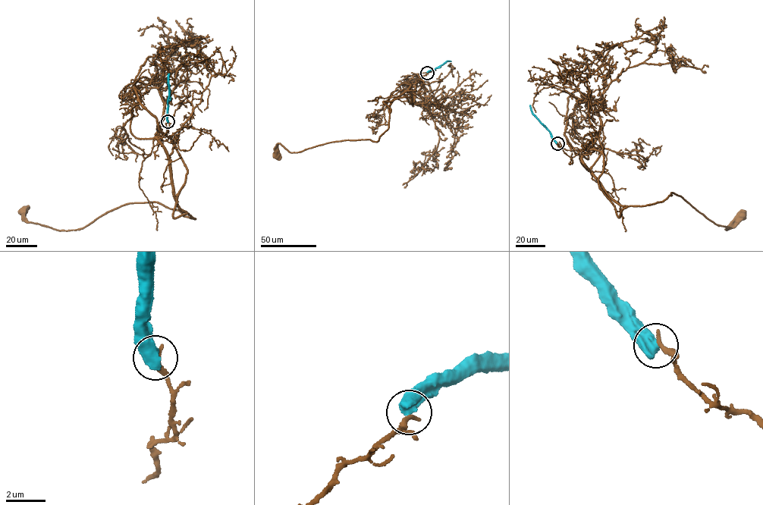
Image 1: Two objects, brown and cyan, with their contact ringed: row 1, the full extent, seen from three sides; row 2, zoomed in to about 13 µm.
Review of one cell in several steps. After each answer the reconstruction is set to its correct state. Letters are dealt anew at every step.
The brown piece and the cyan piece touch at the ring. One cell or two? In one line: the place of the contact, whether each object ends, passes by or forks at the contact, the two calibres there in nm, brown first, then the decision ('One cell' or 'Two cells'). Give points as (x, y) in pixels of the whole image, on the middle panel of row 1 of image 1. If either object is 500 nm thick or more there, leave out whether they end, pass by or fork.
Place: (427, 73). Thickness 320 nm (brown) against 700 nm. Two cells

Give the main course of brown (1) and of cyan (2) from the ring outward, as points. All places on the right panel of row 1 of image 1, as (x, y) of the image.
1: (557, 143), (579, 155), (604, 191), (621, 205), (651, 204), (672, 192), (730, 228), (726, 229), (739, 215)
2: (557, 143), (550, 132), (532, 113), (529, 105)

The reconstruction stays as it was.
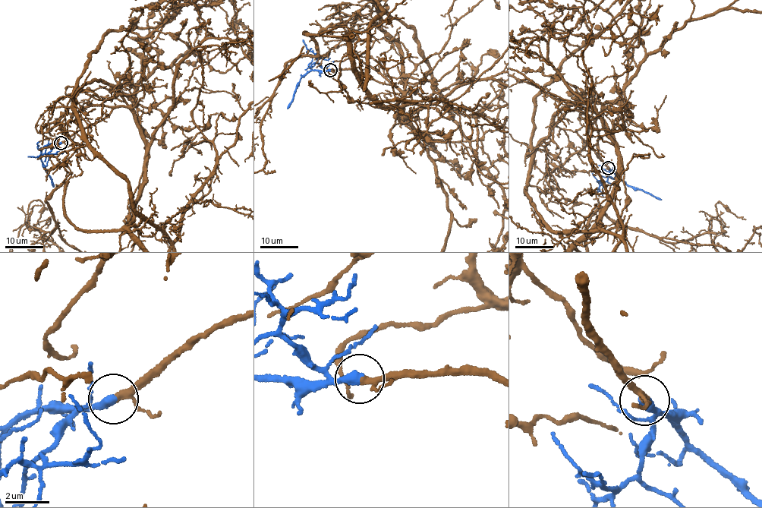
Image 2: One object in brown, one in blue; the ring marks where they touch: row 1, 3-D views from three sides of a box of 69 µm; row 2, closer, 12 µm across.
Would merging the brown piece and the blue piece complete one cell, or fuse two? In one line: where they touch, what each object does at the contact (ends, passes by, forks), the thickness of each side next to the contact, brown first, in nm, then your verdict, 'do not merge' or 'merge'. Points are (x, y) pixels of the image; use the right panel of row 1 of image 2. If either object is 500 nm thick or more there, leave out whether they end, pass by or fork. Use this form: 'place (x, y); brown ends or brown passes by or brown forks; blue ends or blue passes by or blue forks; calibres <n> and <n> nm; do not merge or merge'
place (608, 168); brown passes by; blue ends; calibres 240 and 400 nm; merge

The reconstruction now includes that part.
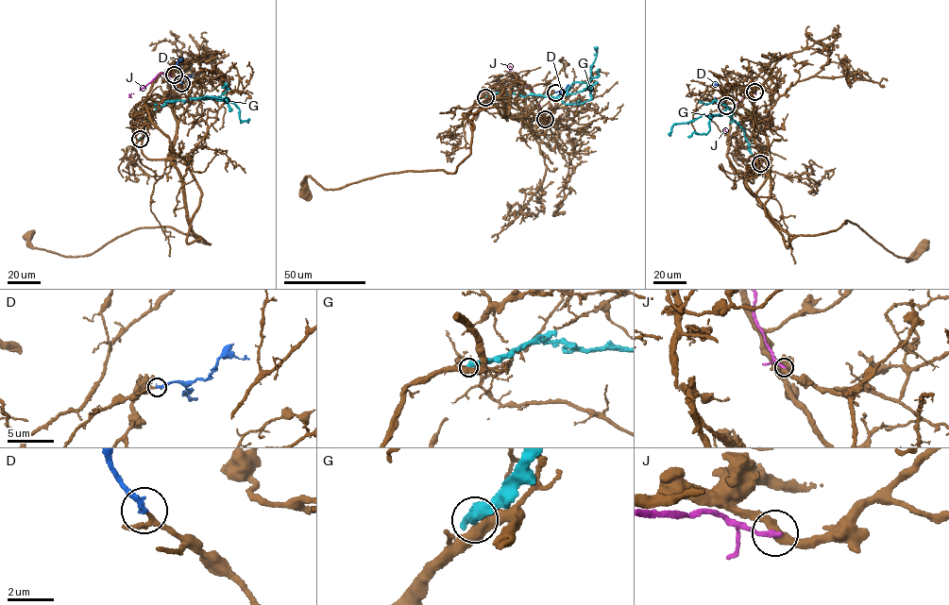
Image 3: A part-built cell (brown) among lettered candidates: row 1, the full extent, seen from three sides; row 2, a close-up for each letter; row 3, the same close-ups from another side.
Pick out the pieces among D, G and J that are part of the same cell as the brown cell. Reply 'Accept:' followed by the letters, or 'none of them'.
Accept: D

